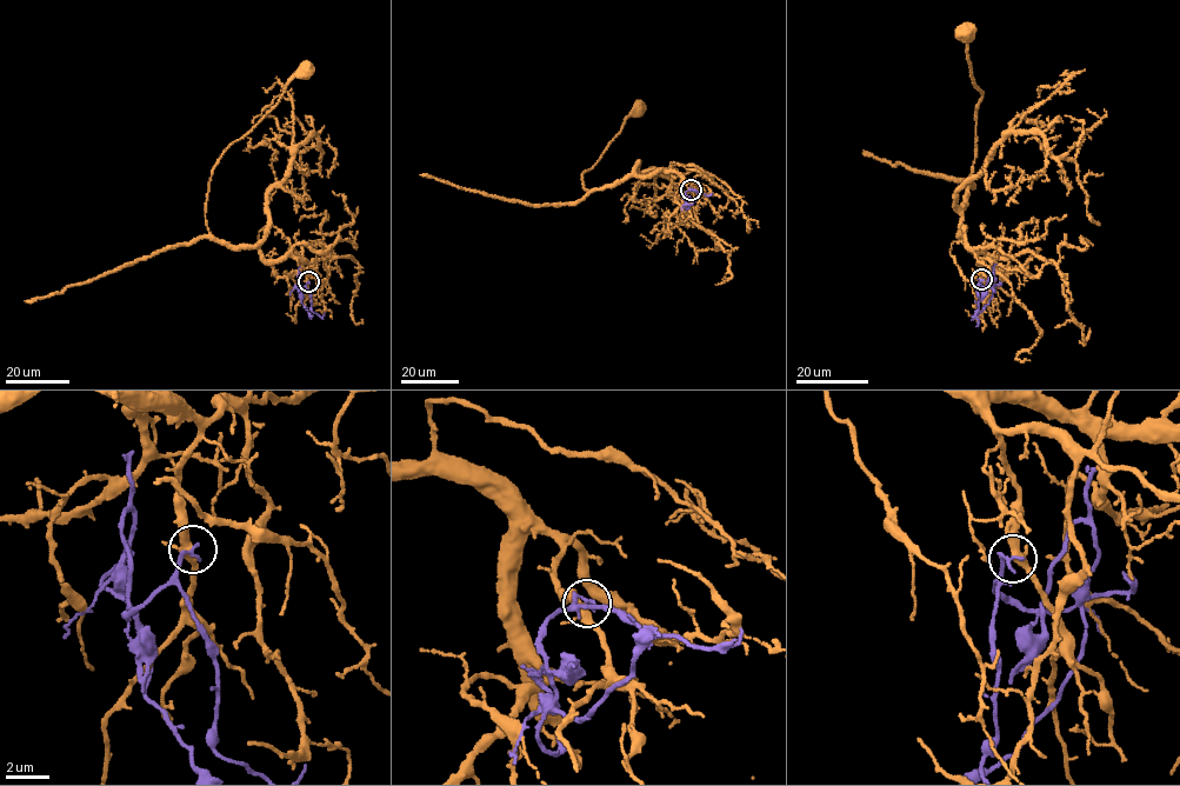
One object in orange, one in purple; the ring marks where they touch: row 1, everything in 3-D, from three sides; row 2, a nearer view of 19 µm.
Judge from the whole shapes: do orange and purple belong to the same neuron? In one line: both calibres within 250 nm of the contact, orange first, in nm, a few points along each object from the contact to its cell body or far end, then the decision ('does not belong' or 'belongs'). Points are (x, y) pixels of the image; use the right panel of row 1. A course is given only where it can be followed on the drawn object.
calibres 320 and 200 nm; course orange (981, 279), (979, 259), (958, 234), (982, 93), (971, 74), (967, 37), (960, 32), (965, 33); course purple (981, 279), (979, 285), (992, 287), (993, 294), (972, 320); does not belong

